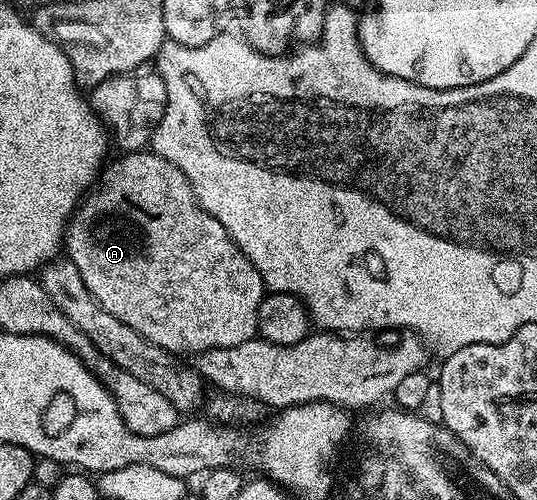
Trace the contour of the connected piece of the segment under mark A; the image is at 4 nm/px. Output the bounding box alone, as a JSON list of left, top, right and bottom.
[65,150,265,354]

